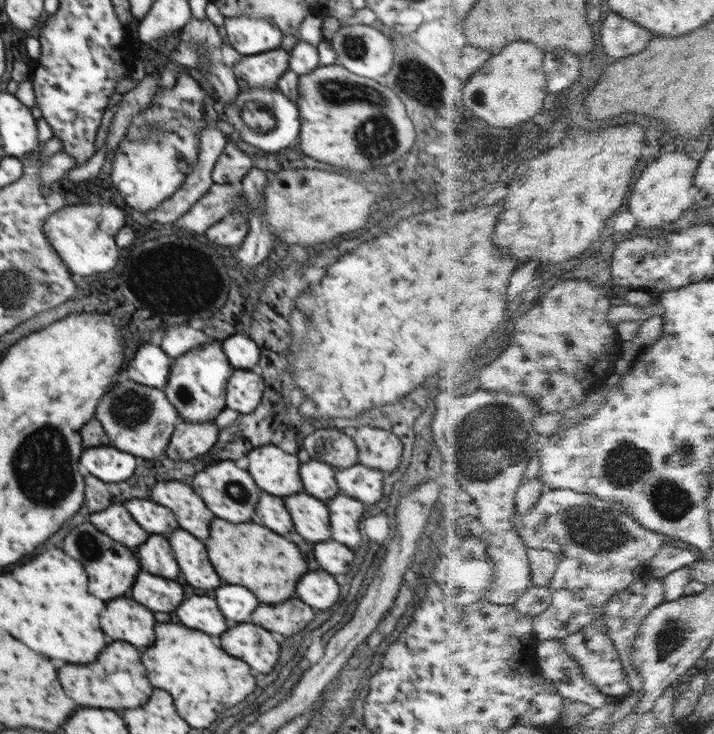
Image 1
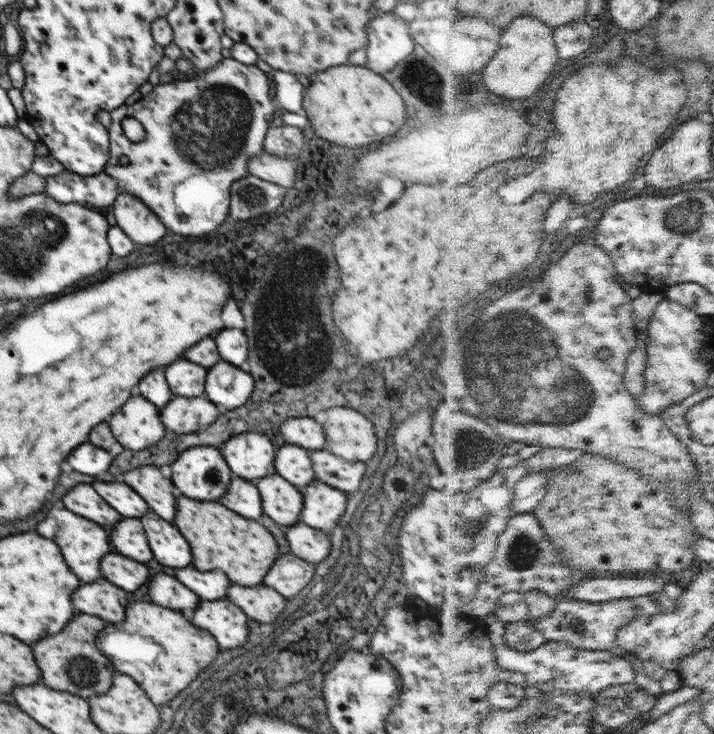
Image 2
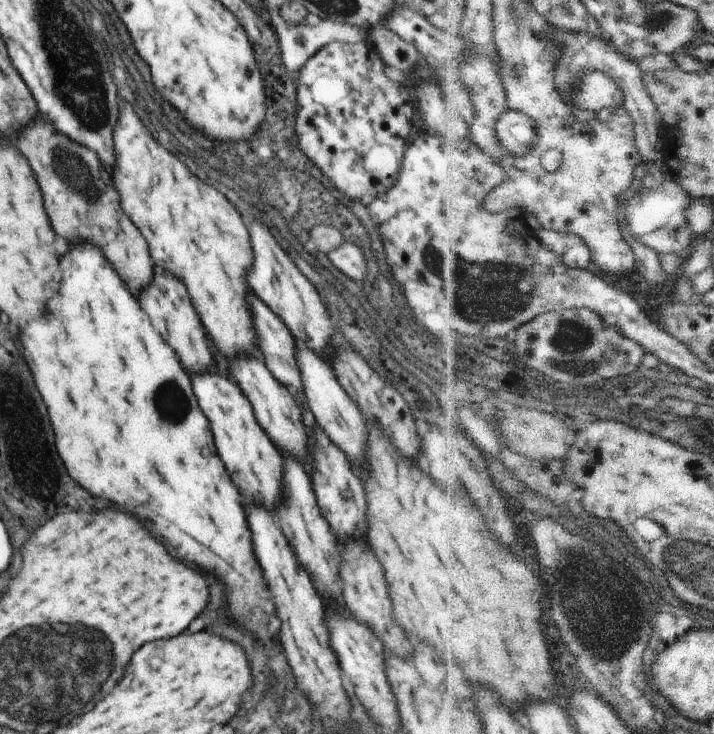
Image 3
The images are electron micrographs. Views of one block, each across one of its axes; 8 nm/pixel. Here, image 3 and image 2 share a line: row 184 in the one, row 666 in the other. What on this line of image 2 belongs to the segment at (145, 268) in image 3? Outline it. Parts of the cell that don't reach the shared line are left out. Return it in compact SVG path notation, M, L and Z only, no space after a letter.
M76 614L76 618L56 636L48 636L42 642L36 642L34 656L42 670L42 680L46 686L60 692L68 692L88 699L97 694L108 692L114 678L113 664L96 646L99 633L106 624L97 616Z

